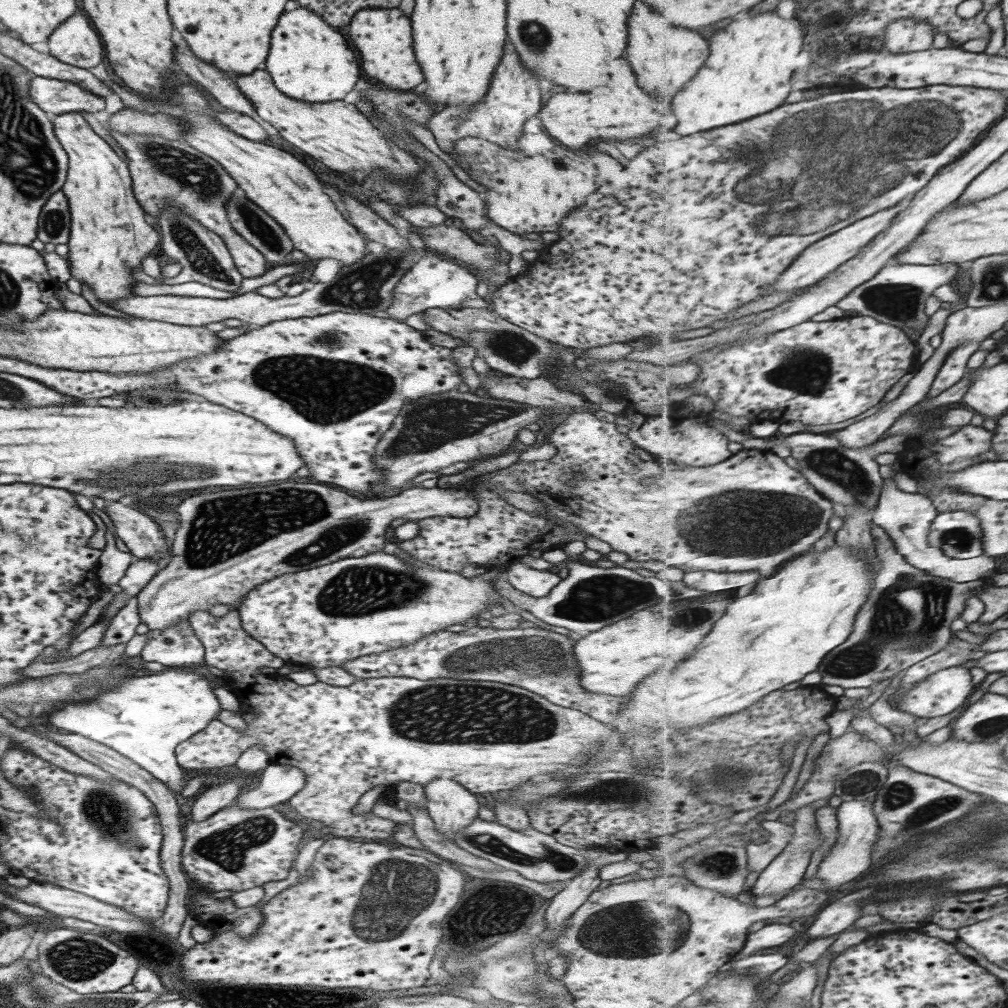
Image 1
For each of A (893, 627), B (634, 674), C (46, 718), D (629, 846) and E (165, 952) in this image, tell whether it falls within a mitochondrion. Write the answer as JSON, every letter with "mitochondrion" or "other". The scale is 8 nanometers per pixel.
{"A":"mitochondrion","B":"other","C":"other","D":"other","E":"other"}

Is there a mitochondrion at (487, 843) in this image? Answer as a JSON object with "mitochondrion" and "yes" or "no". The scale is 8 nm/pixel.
{"mitochondrion":"yes"}

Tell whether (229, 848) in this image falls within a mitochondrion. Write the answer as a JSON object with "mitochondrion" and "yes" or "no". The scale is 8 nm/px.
{"mitochondrion":"yes"}

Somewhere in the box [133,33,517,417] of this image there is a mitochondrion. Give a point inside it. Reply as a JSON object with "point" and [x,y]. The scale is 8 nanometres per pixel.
{"point":[198,179]}

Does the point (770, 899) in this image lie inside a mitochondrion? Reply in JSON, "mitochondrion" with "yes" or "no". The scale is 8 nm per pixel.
{"mitochondrion":"no"}

